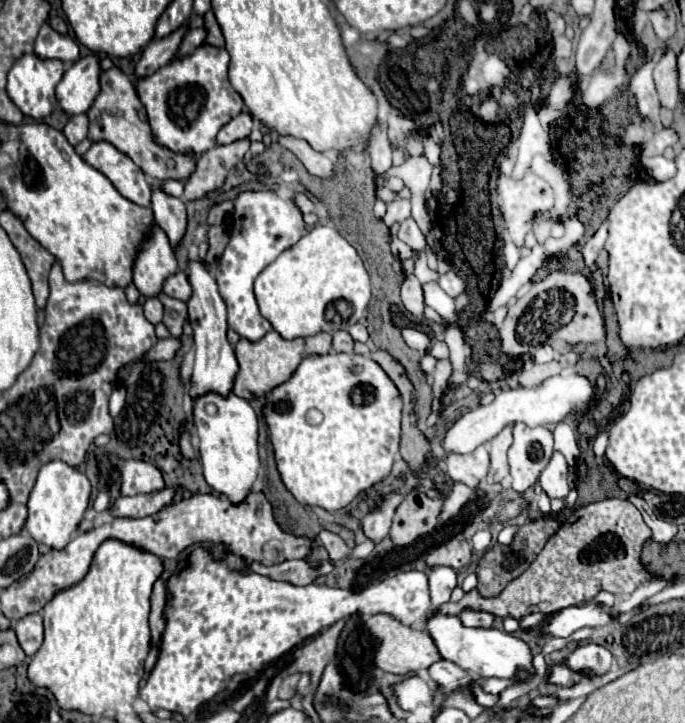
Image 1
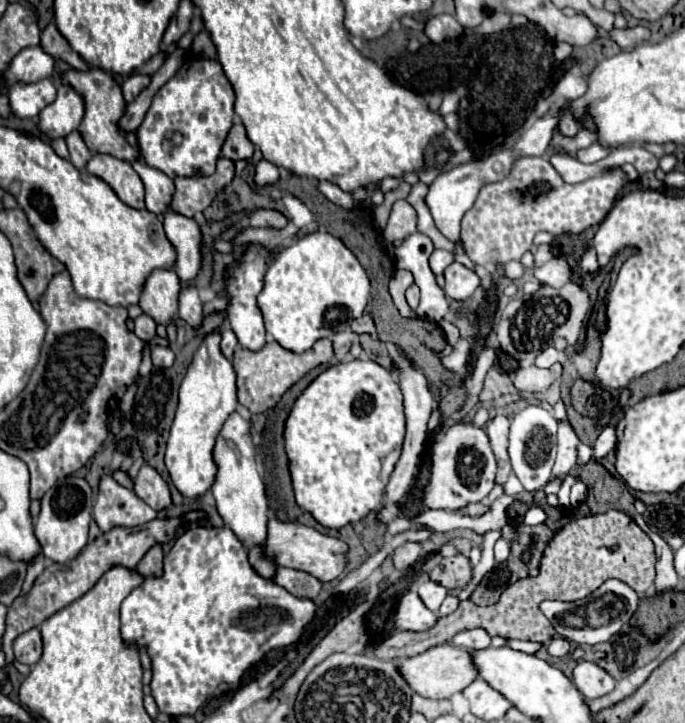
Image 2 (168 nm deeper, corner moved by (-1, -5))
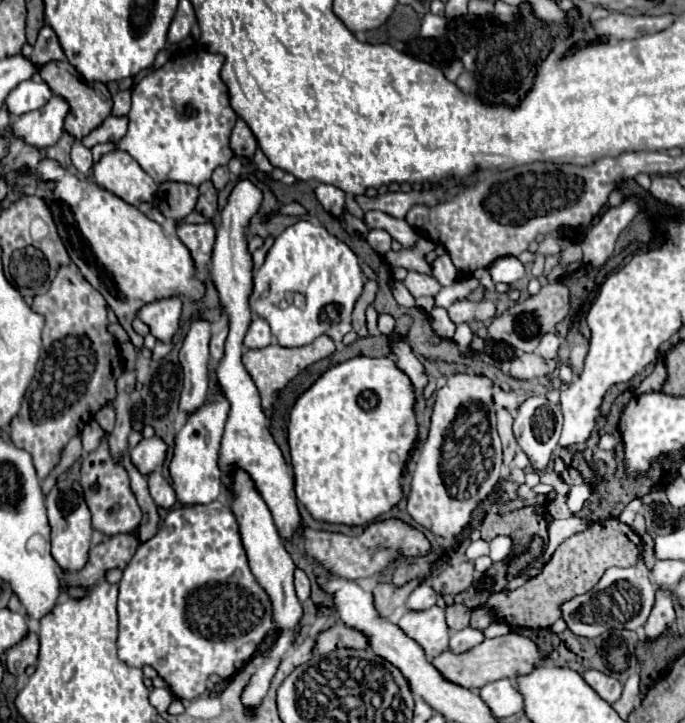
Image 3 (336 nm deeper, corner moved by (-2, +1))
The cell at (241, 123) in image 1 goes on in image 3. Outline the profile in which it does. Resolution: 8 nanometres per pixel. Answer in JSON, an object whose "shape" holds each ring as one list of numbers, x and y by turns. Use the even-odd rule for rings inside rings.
{"shape":[[238,119,230,137,230,147,236,157,252,157,256,151,256,137,244,119]]}

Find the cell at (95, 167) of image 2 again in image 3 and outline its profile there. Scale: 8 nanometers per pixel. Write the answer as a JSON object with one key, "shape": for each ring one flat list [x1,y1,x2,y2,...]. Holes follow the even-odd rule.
{"shape":[[124,151,106,153,94,167,94,181,134,207,152,201,158,189,154,179]]}

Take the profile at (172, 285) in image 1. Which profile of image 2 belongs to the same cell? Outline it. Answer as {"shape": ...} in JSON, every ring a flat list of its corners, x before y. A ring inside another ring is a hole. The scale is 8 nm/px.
{"shape":[[195,287,181,289,181,295,179,295,179,317,191,327,199,327,201,325,203,303,201,303]]}

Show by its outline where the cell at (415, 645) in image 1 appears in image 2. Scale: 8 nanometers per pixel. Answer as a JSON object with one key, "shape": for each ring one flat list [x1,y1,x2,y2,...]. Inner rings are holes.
{"shape":[[447,643,435,645,421,655,413,655,413,657,403,659,399,663,399,673,403,675,403,679,409,683,409,687,415,693,429,697,429,699,451,697,451,695,459,693,461,689,465,689,465,685,469,685,477,677,477,669,473,667,469,651,459,649,455,645,447,645]]}

